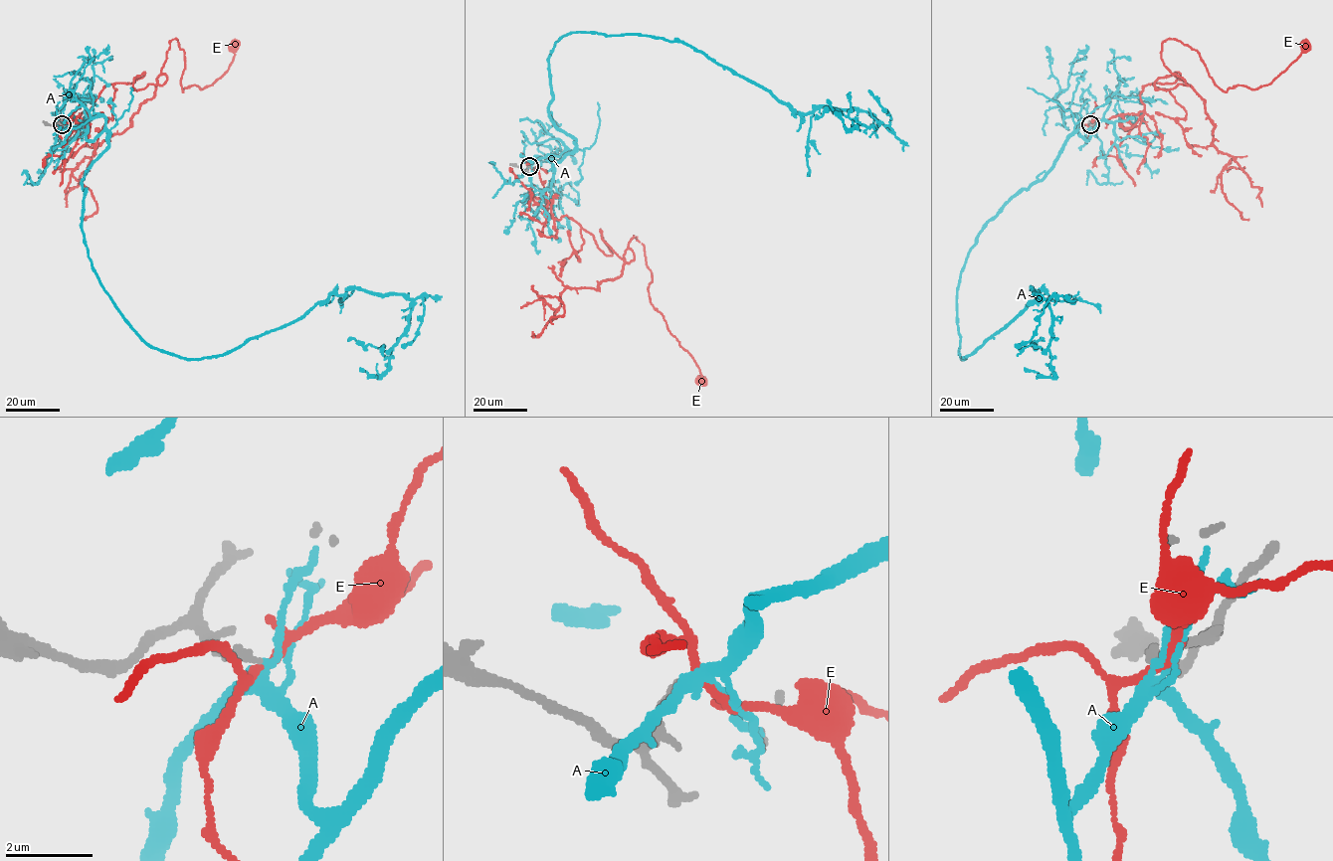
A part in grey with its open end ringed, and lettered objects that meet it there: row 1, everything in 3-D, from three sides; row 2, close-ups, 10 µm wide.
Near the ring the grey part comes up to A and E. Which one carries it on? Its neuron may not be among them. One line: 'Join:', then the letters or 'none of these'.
Join: none of these

